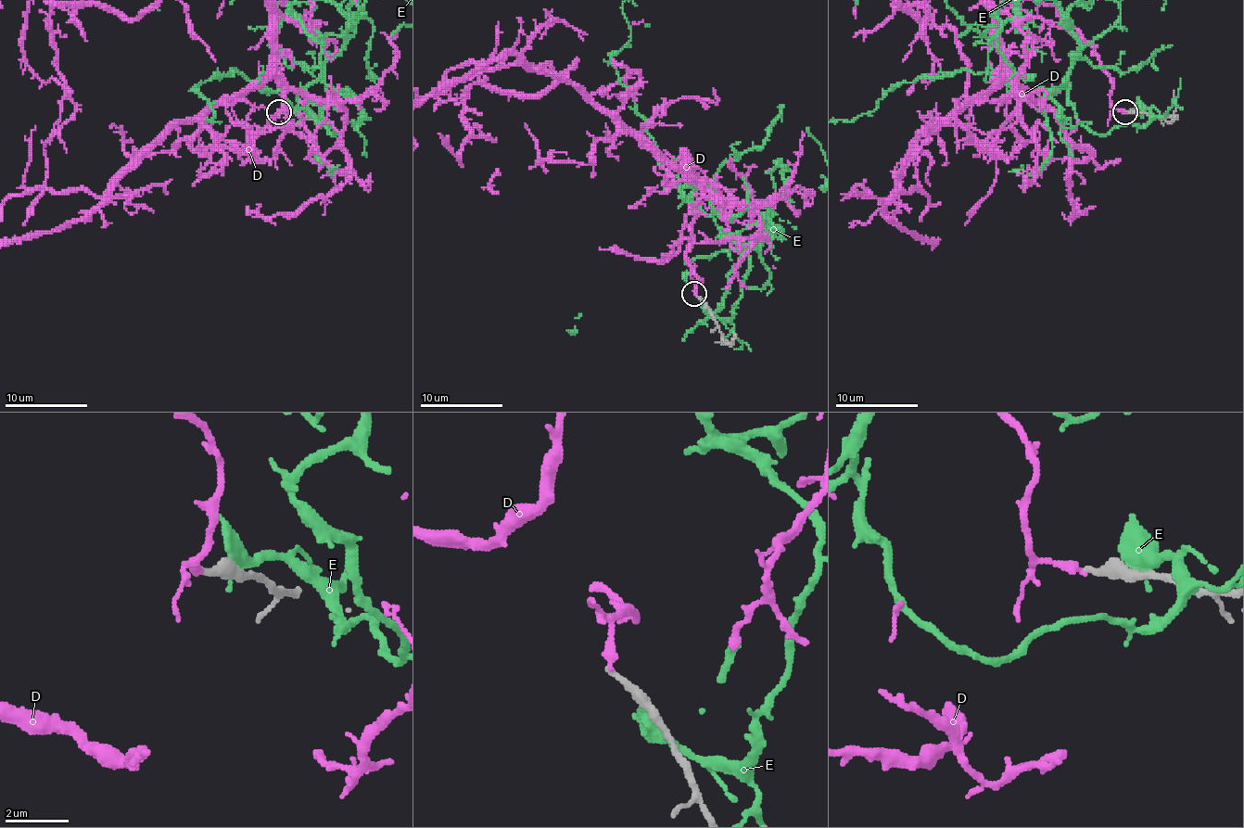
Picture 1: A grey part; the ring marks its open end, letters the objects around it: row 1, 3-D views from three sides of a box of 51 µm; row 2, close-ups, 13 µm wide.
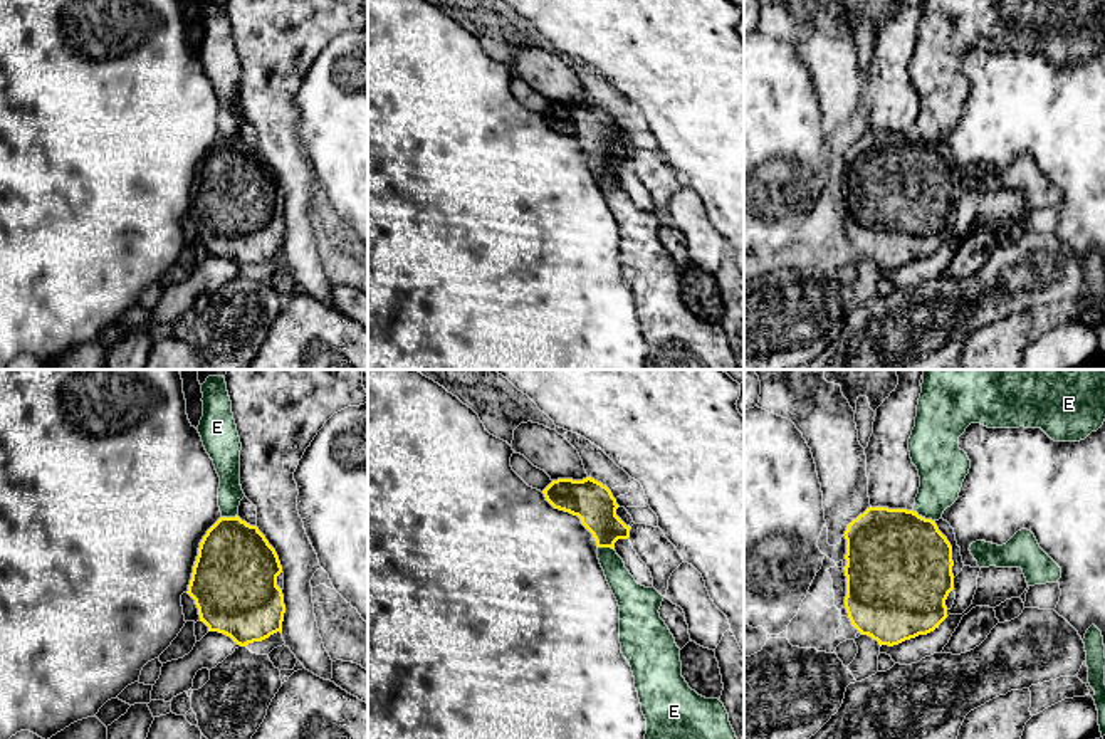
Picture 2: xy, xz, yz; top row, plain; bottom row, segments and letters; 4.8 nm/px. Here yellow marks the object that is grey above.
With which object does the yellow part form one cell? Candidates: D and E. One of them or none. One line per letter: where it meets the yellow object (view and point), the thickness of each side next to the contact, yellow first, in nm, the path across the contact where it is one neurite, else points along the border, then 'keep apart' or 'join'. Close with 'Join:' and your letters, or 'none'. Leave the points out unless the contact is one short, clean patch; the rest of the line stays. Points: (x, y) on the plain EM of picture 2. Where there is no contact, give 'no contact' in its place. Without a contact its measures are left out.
D: no contact; keep apart
E: meets yellow in yz at (924, 141); 500 nm thick on the yellow side, 220 nm on the other; border along yz (912, 135), (934, 145); keep apart
Join: none

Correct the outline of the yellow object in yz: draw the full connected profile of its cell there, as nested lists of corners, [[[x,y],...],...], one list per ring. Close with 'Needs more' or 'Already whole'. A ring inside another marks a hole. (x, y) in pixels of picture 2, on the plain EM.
[[[870,129],[843,160],[845,232],[861,259],[893,270],[939,252],[954,213],[954,185],[935,144]]]. Already whole

